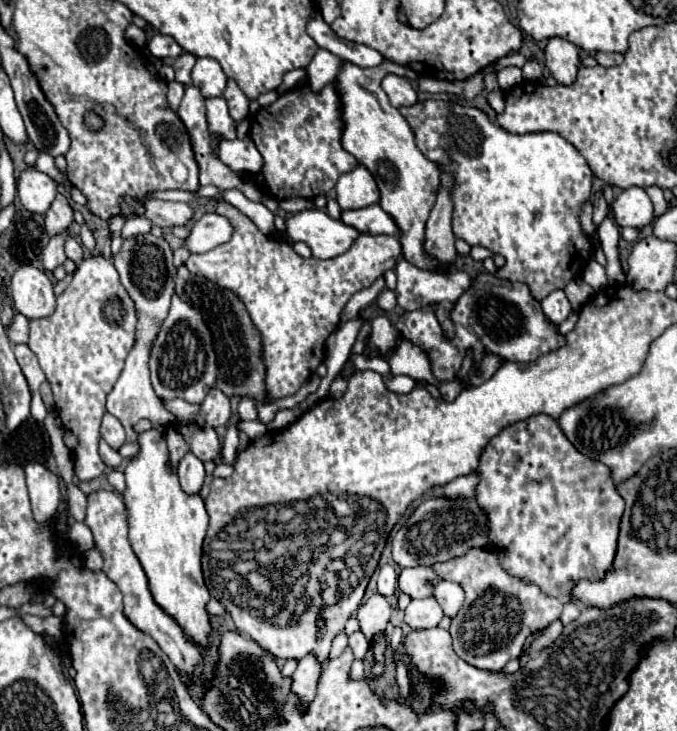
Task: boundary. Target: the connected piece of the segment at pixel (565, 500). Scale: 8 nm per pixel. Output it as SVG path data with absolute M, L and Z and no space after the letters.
M540 413L528 417L528 421L508 425L504 433L488 441L476 471L480 473L480 485L476 485L474 497L488 521L490 543L486 549L496 553L506 573L538 585L542 593L550 597L562 597L566 601L574 601L572 591L578 581L598 581L606 577L616 555L624 499L616 493L610 469L600 461L584 457L568 437L564 437L556 419Z

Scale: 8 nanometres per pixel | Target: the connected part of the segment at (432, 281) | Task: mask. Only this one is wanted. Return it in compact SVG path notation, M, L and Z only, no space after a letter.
M406 259L398 261L394 271L398 277L398 305L406 311L416 311L420 307L436 305L442 301L454 303L470 287L470 275L464 271L430 273L418 269Z

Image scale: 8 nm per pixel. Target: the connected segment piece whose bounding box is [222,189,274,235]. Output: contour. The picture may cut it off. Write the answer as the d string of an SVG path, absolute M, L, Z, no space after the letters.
M228 189L222 193L222 197L232 203L236 209L240 209L244 215L248 215L264 235L272 235L274 233L274 215L262 205L262 203L254 203L248 197L244 197L240 191L236 189Z

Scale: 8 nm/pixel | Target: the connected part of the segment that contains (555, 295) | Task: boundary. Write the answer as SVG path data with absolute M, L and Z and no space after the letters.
M552 291L552 293L542 301L542 311L544 311L544 315L546 315L552 323L560 323L560 321L564 321L564 319L572 313L572 307L570 307L570 301L566 299L564 291Z

